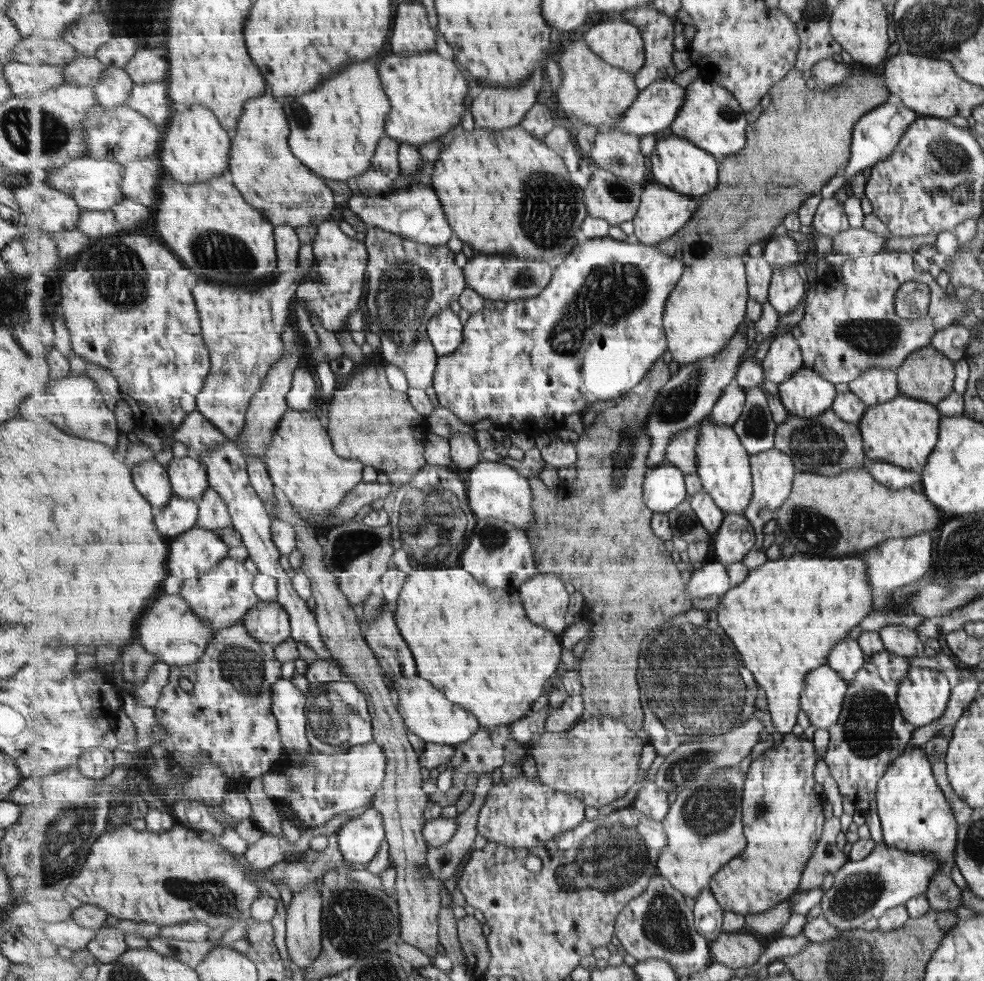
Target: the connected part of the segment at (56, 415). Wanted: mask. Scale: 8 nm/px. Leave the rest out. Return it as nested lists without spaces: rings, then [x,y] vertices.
[[[72,373],[67,378],[57,378],[51,382],[51,390],[47,394],[33,394],[27,396],[21,406],[19,406],[21,416],[27,418],[47,418],[59,428],[65,428],[67,434],[75,434],[79,438],[89,438],[95,442],[102,442],[112,449],[119,446],[119,426],[113,411],[107,408],[103,394],[97,388],[97,384],[91,378],[85,376],[73,376]]]

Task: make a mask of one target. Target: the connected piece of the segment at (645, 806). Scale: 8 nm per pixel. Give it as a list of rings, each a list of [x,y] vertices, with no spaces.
[[[654,781],[643,784],[633,801],[633,807],[643,814],[663,821],[671,808],[669,791],[661,789]]]

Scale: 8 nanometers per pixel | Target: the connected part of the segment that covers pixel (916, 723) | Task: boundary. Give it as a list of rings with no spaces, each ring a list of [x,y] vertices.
[[[910,666],[903,680],[899,681],[897,704],[902,718],[914,728],[920,728],[942,717],[947,696],[949,696],[949,684],[943,678],[943,672],[926,667]]]

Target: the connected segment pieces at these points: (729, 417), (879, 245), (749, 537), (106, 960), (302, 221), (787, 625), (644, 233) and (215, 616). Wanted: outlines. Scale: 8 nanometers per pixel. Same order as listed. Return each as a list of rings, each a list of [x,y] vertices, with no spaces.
[[[737,382],[727,386],[710,414],[711,422],[734,426],[743,414],[746,400],[747,394]]]
[[[849,228],[833,237],[833,253],[854,257],[867,257],[883,252],[886,239],[867,228]]]
[[[726,514],[712,543],[715,560],[727,565],[745,560],[755,546],[753,526],[746,514]]]
[[[115,925],[99,928],[87,949],[101,964],[111,964],[128,951],[123,931]]]
[[[266,93],[246,104],[238,127],[238,136],[232,140],[229,177],[242,195],[274,226],[311,226],[331,221],[339,212],[333,190],[325,180],[304,166],[290,147],[290,123],[283,104]]]
[[[863,554],[835,559],[791,556],[766,562],[751,570],[743,583],[732,587],[721,598],[717,606],[719,625],[731,636],[742,660],[764,689],[772,725],[781,735],[792,733],[798,725],[803,712],[801,701],[807,675],[825,665],[834,647],[847,638],[853,628],[859,627],[863,618],[873,610],[875,594],[868,576],[869,564]]]
[[[650,180],[642,192],[641,206],[635,215],[636,237],[645,245],[658,247],[663,241],[675,237],[695,216],[699,206],[697,198],[671,190],[668,186]]]
[[[229,556],[209,572],[199,574],[198,578],[183,581],[178,595],[189,601],[192,610],[217,631],[241,624],[248,611],[260,601],[254,592],[253,574],[247,572],[243,562],[237,562]]]

